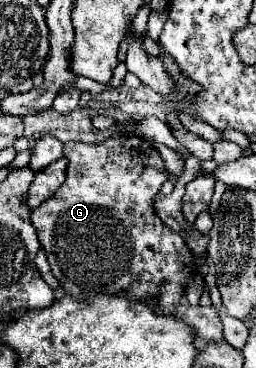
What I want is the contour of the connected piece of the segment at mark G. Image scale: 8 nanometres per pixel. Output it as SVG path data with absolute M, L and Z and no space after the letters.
M115 133L99 145L71 141L65 145L65 157L69 159L65 183L51 199L43 201L43 205L31 213L39 243L63 291L79 301L101 293L123 295L129 301L149 303L155 313L175 315L179 299L189 279L195 275L195 261L183 237L173 233L153 211L153 197L167 181L165 165L157 149L137 135Z

